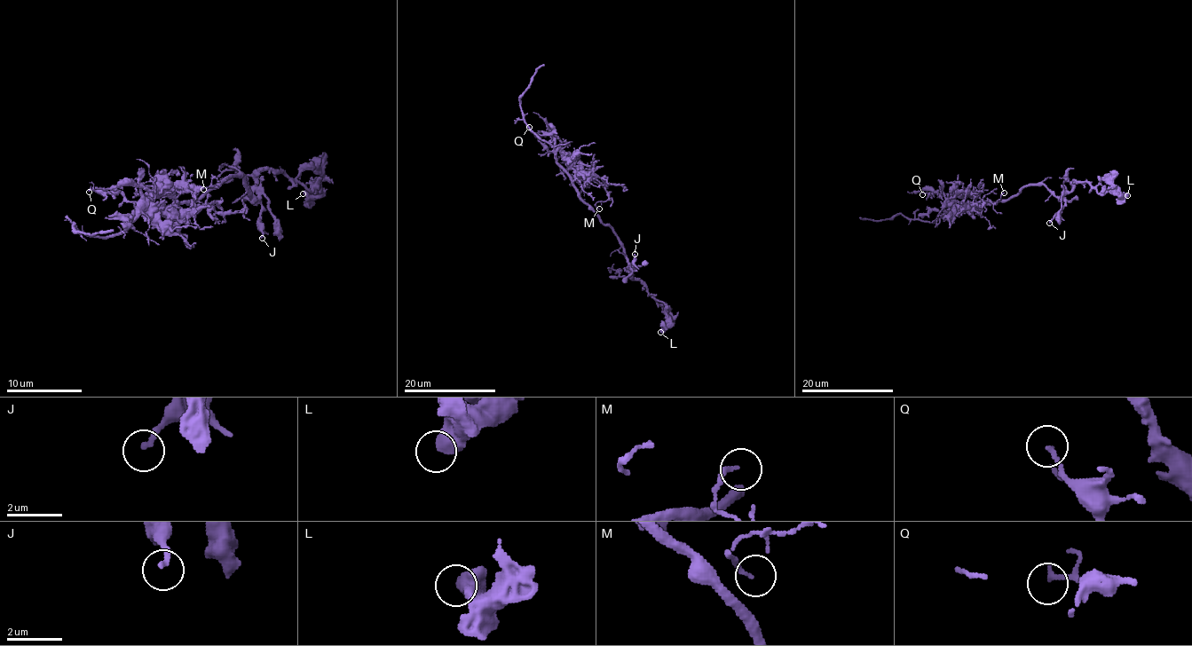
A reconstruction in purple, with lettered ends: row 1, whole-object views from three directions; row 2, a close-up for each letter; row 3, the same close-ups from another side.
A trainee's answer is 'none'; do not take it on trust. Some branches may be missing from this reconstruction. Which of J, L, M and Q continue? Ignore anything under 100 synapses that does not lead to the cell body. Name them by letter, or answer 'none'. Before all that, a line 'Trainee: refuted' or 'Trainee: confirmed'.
Trainee: confirmed
none

